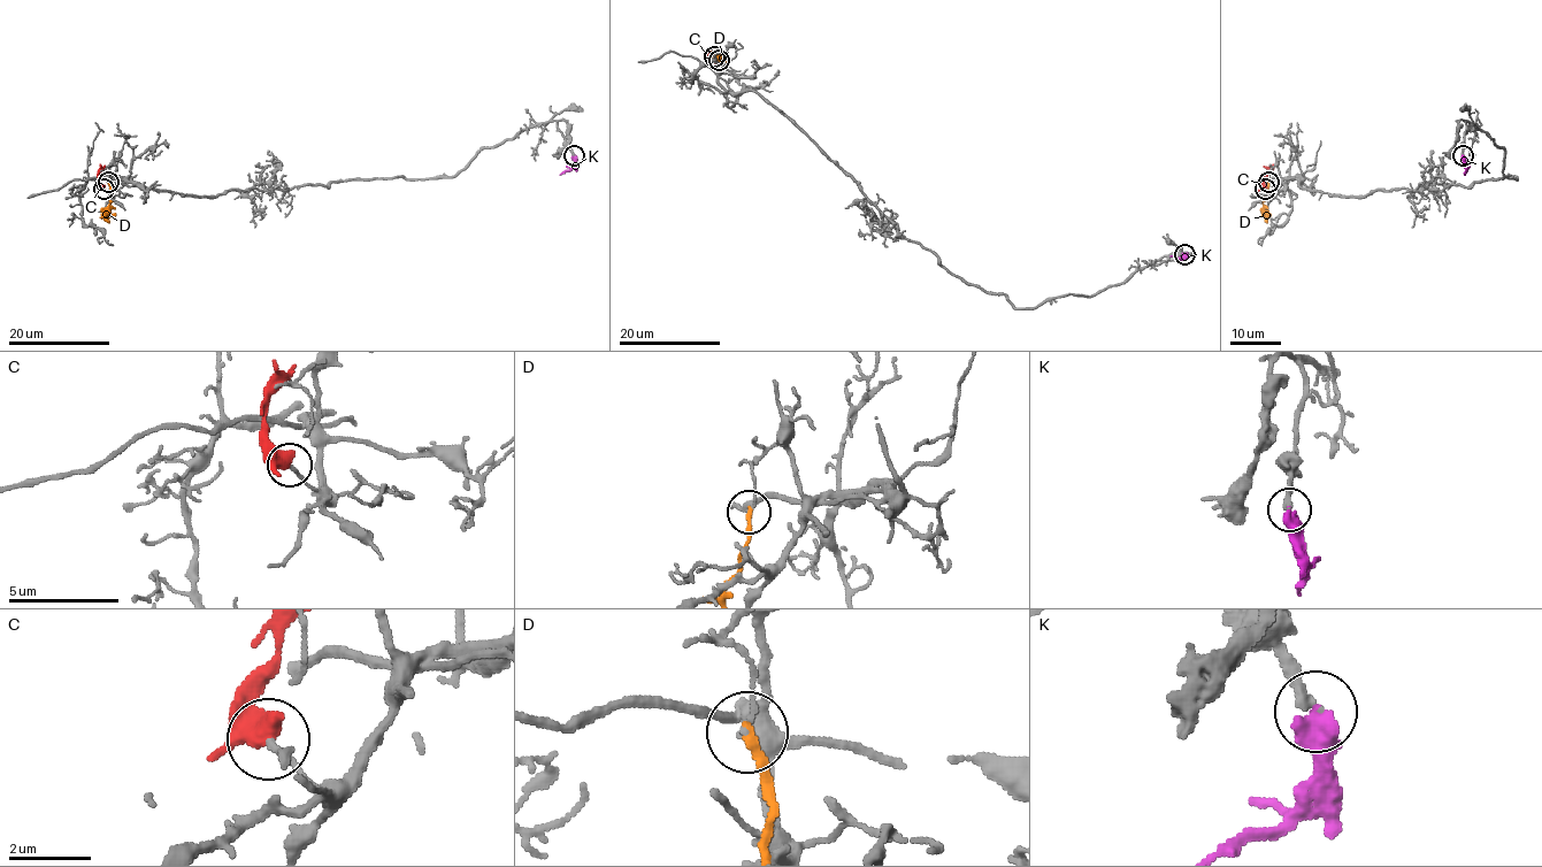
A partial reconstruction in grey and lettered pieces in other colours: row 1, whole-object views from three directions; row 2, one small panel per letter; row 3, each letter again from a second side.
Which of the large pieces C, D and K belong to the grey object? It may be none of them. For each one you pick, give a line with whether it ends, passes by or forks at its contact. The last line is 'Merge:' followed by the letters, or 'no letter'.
K: it ends
Merge: K

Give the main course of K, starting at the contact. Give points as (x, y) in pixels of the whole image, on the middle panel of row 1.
K: (1184, 254), (1170, 255)

